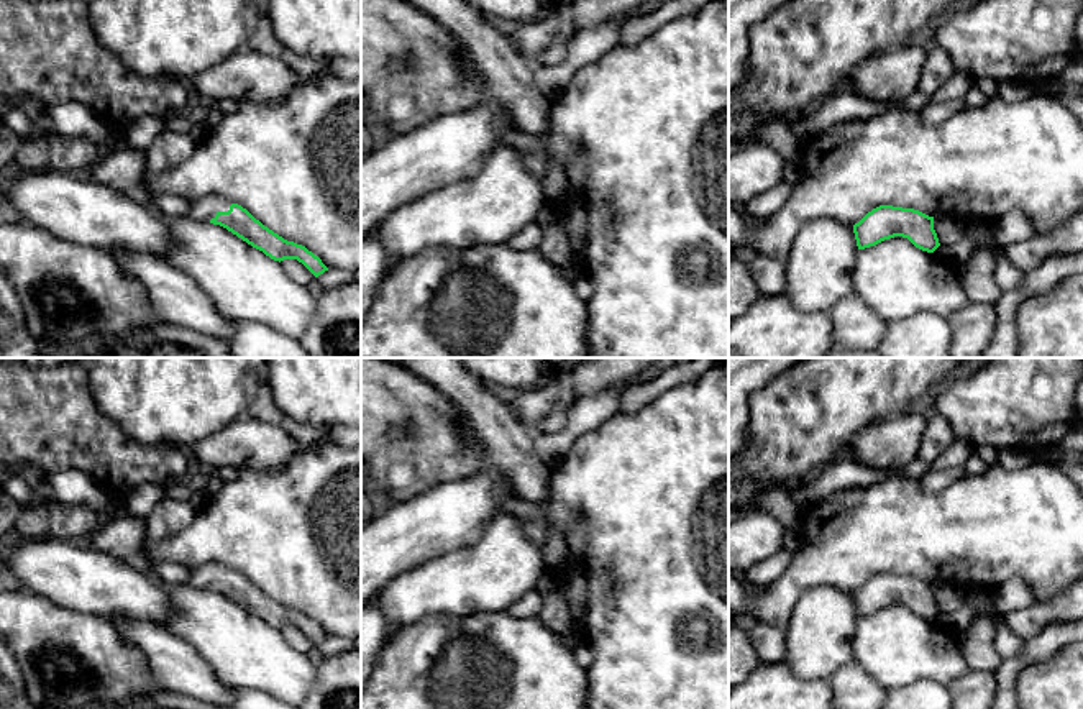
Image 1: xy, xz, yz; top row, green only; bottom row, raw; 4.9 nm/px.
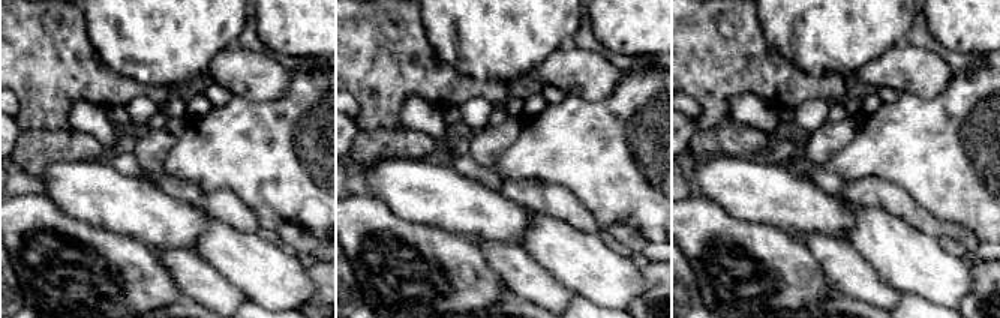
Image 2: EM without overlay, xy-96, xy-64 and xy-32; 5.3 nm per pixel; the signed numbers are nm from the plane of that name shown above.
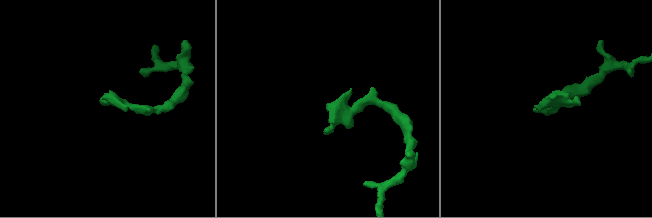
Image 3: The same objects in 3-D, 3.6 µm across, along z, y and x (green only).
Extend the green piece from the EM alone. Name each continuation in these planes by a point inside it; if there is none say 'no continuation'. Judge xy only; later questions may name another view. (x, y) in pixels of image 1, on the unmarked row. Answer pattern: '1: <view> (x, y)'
1: xy (204, 576)

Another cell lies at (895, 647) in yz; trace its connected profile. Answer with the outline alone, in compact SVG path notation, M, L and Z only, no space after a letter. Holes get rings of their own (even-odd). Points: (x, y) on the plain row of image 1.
M902 604L858 617L852 656L886 689L921 678L948 684L970 670L960 648L960 632L922 619Z

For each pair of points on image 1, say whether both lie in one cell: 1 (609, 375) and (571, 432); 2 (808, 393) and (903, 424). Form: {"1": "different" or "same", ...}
{"1": "different", "2": "different"}

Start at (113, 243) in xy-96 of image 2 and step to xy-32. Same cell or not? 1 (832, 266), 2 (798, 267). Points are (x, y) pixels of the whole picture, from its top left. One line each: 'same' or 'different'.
1: different
2: same

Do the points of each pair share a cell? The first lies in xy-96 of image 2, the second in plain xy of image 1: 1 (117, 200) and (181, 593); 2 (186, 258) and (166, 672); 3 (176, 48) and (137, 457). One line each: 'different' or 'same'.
1: different
2: same
3: different

